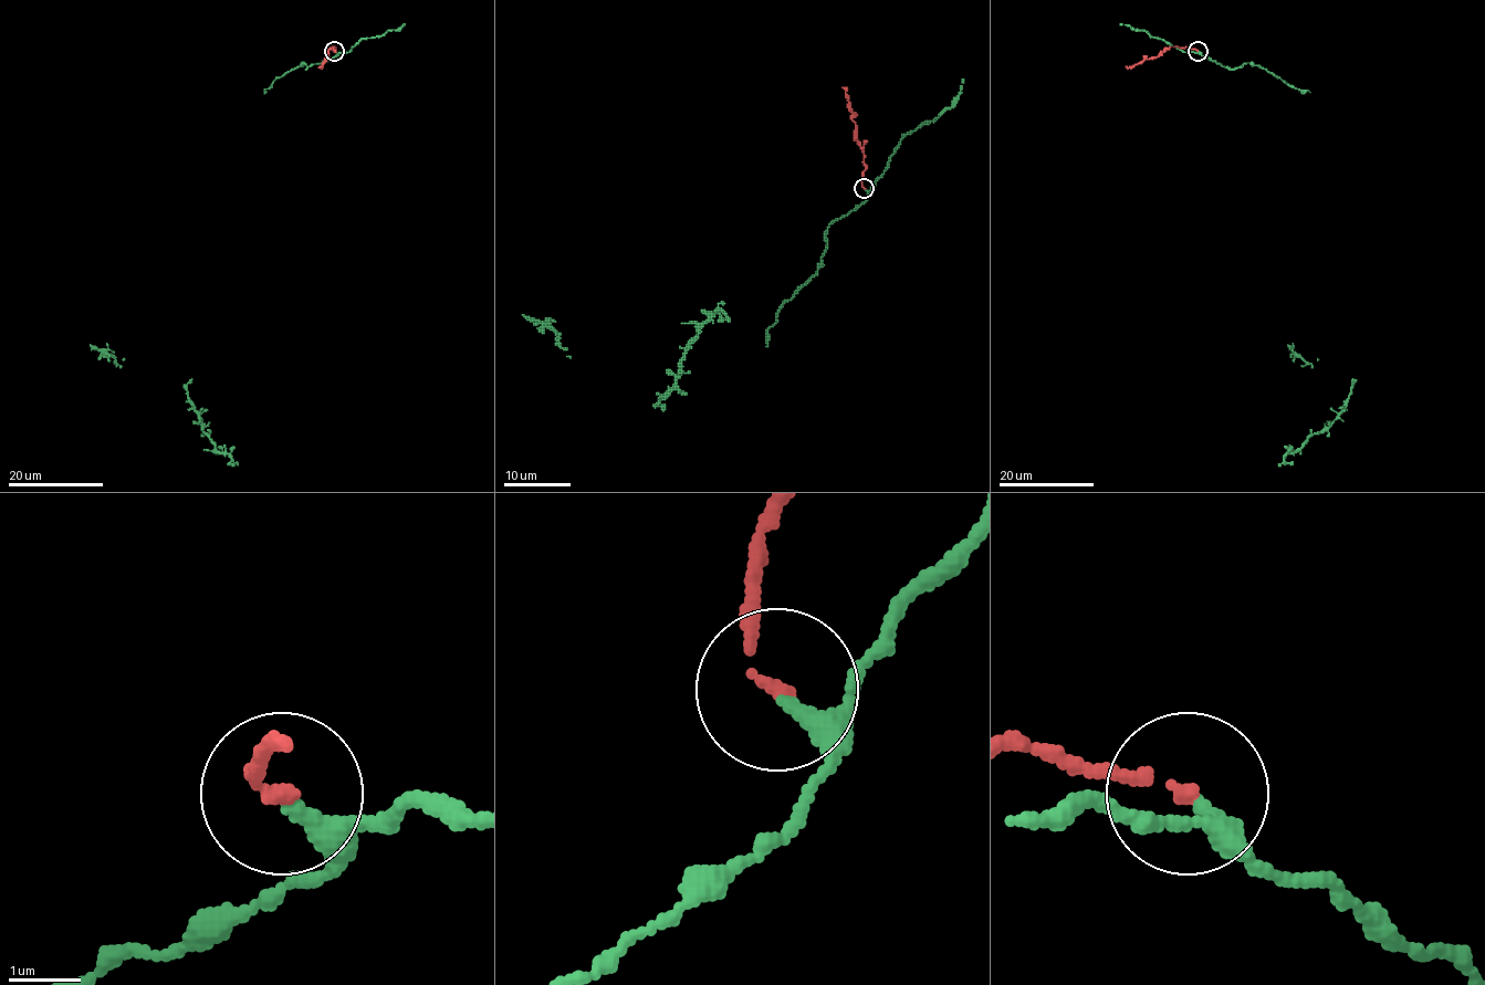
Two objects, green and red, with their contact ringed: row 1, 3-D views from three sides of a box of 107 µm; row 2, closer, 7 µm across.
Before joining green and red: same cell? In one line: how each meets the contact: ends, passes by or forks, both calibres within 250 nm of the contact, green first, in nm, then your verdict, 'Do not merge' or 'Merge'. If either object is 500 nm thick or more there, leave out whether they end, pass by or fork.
At the ring green passes by. At the ring red ends. Thickness 200 nm (green) against 160 nm. Merge

